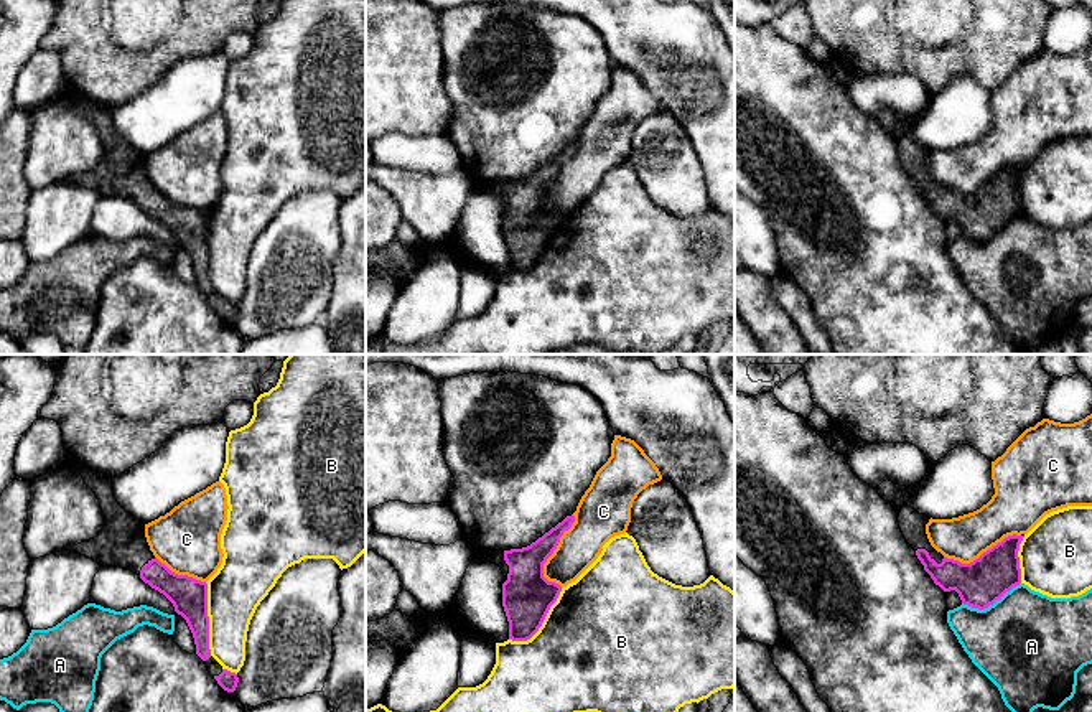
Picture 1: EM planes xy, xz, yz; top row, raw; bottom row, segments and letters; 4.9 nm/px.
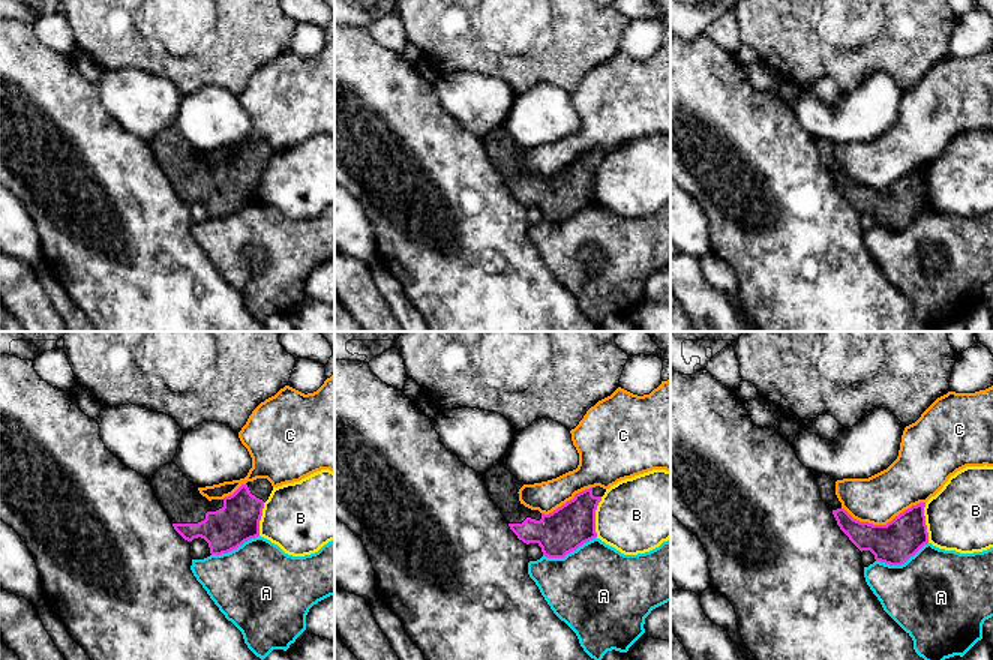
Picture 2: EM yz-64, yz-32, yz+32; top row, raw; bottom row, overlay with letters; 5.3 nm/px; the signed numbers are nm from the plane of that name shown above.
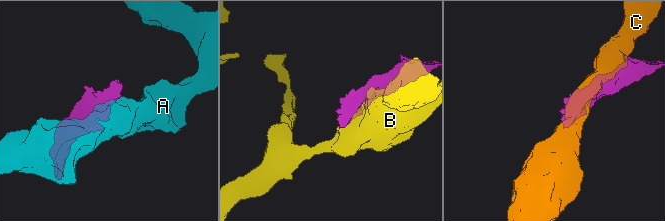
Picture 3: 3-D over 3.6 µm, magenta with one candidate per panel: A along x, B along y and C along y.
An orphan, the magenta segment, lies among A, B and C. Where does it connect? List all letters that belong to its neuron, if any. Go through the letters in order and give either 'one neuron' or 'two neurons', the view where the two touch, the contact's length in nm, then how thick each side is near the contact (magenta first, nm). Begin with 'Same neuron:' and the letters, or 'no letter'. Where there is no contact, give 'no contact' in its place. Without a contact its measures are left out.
Same neuron: no letter
A: two neurons | yz | 300 nm | 220/480 nm
B: two neurons | xy | 360 nm | 180/260 nm
C: two neurons | xz | 360 nm | 240/200 nm

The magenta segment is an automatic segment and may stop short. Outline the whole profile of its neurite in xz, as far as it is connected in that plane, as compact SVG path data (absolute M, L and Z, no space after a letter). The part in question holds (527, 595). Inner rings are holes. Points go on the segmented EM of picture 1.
M575 516L539 537L527 547L511 550L476 550L476 557L496 564L504 574L502 607L509 621L509 639L527 641L542 626L562 587L544 577L544 564L572 527Z

